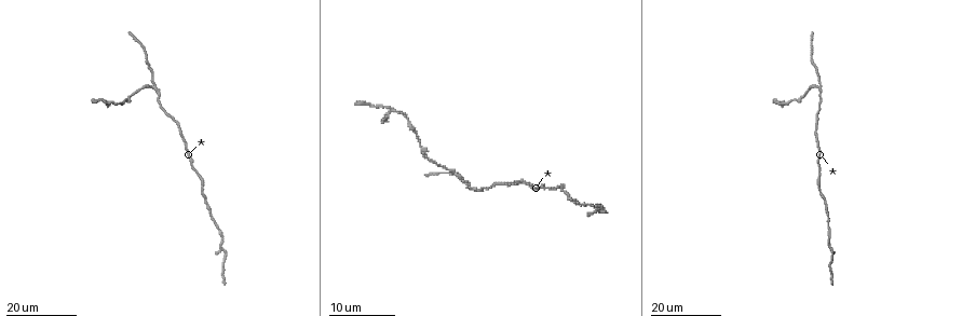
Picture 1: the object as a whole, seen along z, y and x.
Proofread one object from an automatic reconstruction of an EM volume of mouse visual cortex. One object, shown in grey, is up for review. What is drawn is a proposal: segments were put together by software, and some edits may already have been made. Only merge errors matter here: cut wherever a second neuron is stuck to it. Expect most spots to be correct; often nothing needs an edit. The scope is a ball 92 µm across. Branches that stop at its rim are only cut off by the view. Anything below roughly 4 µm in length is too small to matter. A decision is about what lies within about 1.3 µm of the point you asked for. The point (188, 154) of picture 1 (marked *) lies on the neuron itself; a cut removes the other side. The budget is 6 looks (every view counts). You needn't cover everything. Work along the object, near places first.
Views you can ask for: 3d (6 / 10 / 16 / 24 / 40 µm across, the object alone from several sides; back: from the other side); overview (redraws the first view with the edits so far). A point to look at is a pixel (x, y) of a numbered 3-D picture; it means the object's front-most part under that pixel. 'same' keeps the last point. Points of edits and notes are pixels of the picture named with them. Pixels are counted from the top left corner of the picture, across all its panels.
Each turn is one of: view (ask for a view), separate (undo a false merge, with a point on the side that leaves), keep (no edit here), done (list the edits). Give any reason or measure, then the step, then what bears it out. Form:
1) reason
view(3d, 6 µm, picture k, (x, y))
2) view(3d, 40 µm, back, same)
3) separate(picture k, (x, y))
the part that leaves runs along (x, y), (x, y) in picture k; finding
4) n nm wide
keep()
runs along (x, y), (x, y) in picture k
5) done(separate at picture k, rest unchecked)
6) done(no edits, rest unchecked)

three-way junction
view(3d, 16 µm, picture 1, (156, 86))

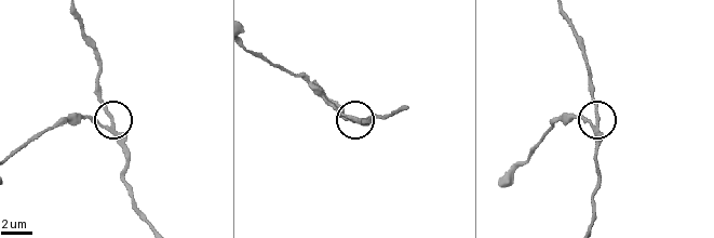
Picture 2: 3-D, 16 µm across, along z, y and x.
view(3d, 6 µm, picture 2, (597, 126))

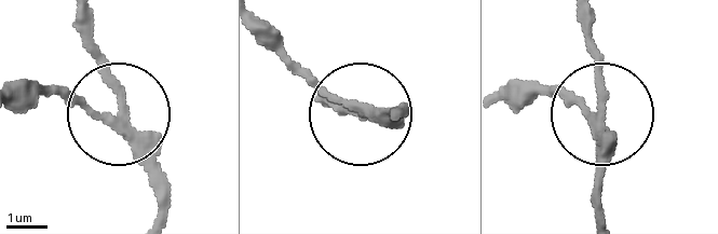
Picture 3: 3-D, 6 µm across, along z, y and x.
other side
view(3d, 6 µm, back, picture 3, (357, 109))

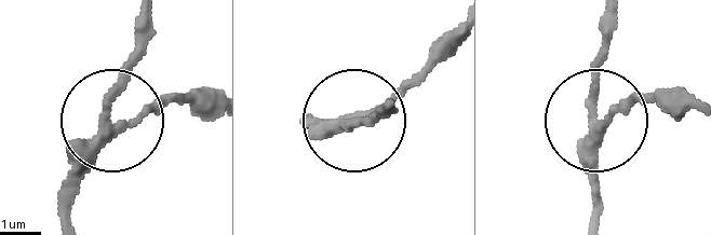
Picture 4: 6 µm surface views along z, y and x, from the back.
200 nm wide
separate(picture 4, (156, 115))
the part that leaves runs along (110, 135), (169, 100), (210, 97) in picture 4; a second neuron is stuck on

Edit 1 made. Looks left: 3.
see it whole again
view(overview)

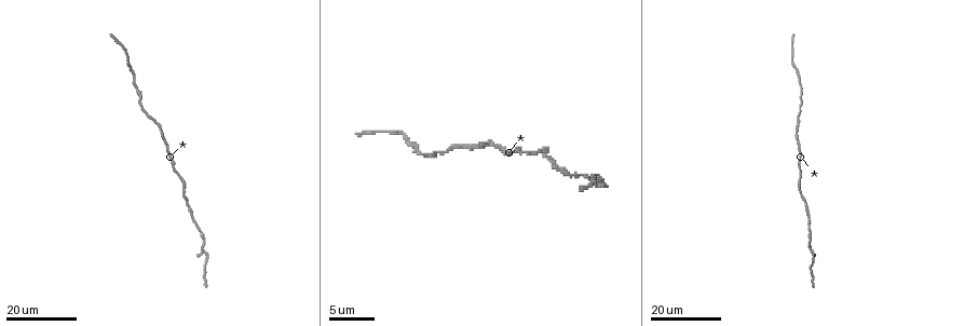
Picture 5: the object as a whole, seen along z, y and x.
calibre changes
view(3d, 24 µm, picture 5, (185, 188))

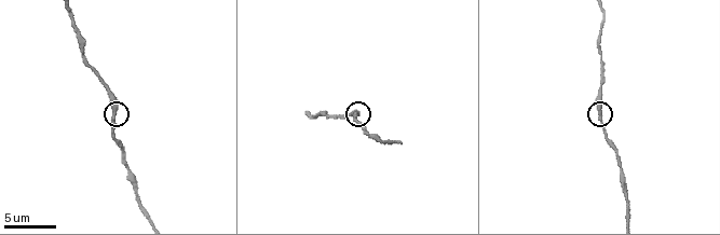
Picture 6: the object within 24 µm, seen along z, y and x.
view(3d, 6 µm, picture 6, (113, 115))

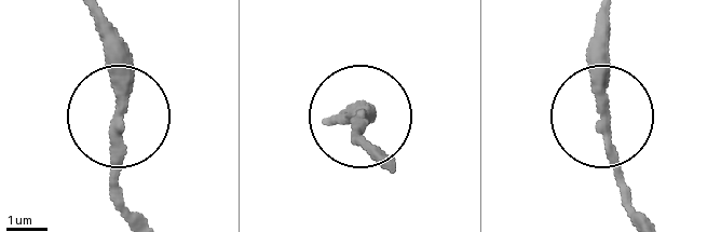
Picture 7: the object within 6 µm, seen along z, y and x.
keep()
runs along (610, 15), (599, 119), (627, 208) in picture 7; all the same neuron

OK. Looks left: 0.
done(separate at picture 4, rest unchecked)

